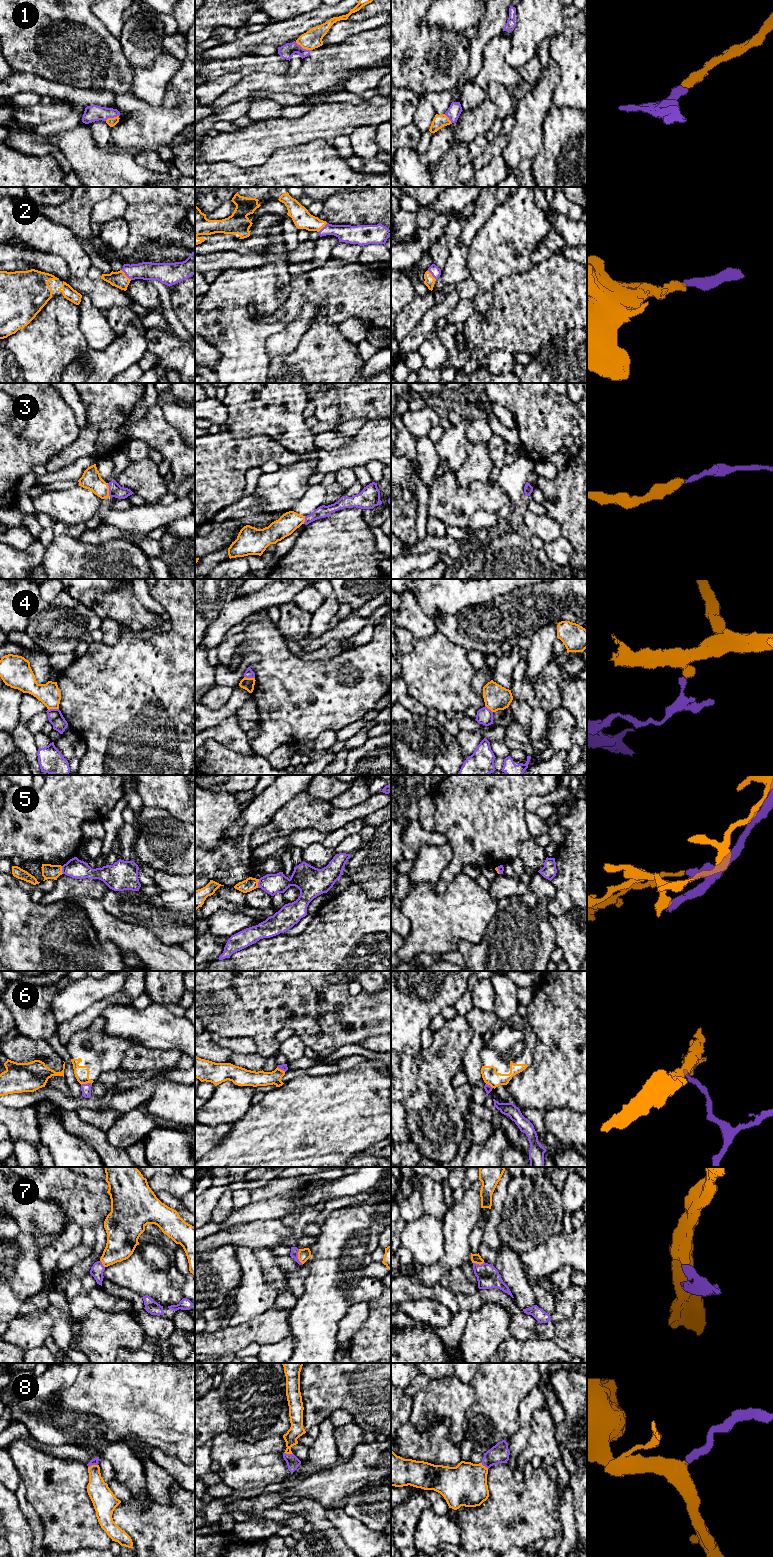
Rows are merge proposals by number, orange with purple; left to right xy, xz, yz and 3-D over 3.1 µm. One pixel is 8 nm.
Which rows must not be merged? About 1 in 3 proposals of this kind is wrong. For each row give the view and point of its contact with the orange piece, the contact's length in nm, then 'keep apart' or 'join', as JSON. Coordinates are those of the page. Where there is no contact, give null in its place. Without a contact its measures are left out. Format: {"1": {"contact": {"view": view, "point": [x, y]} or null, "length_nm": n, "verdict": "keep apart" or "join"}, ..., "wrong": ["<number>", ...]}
{"1": {"contact": {"view": "xz", "point": [303, 48]}, "length_nm": 140, "verdict": "join"}, "2": {"contact": {"view": "xy", "point": [125, 275]}, "length_nm": 120, "verdict": "join"}, "3": {"contact": {"view": "xy", "point": [108, 490]}, "length_nm": 110, "verdict": "join"}, "4": {"contact": {"view": "xy", "point": [53, 708]}, "length_nm": 90, "verdict": "keep apart"}, "5": {"contact": {"view": "xz", "point": [257, 883]}, "length_nm": 70, "verdict": "keep apart"}, "6": {"contact": {"view": "xy", "point": [86, 1083]}, "length_nm": 90, "verdict": "keep apart"}, "7": {"contact": {"view": "xz", "point": [298, 1257]}, "length_nm": 130, "verdict": "keep apart"}, "8": {"contact": {"view": "xy", "point": [92, 1465]}, "length_nm": 80, "verdict": "join"}, "wrong": ["4", "5", "6", "7"]}

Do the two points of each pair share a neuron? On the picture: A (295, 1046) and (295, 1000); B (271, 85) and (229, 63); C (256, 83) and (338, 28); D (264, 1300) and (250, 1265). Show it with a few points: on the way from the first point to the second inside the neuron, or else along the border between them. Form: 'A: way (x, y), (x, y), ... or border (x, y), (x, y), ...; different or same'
A: border (295, 1035), (306, 1046); different
B: border (274, 74), (250, 73), (244, 76); different
C: border (346, 38), (334, 44), (323, 45); different
D: way (255, 1291), (253, 1289), (252, 1274); same

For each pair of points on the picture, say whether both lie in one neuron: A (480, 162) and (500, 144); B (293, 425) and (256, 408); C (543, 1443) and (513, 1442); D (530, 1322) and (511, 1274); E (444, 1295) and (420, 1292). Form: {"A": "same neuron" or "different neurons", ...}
{"A": "same neuron", "B": "same neuron", "C": "different neurons", "D": "different neurons", "E": "same neuron"}

